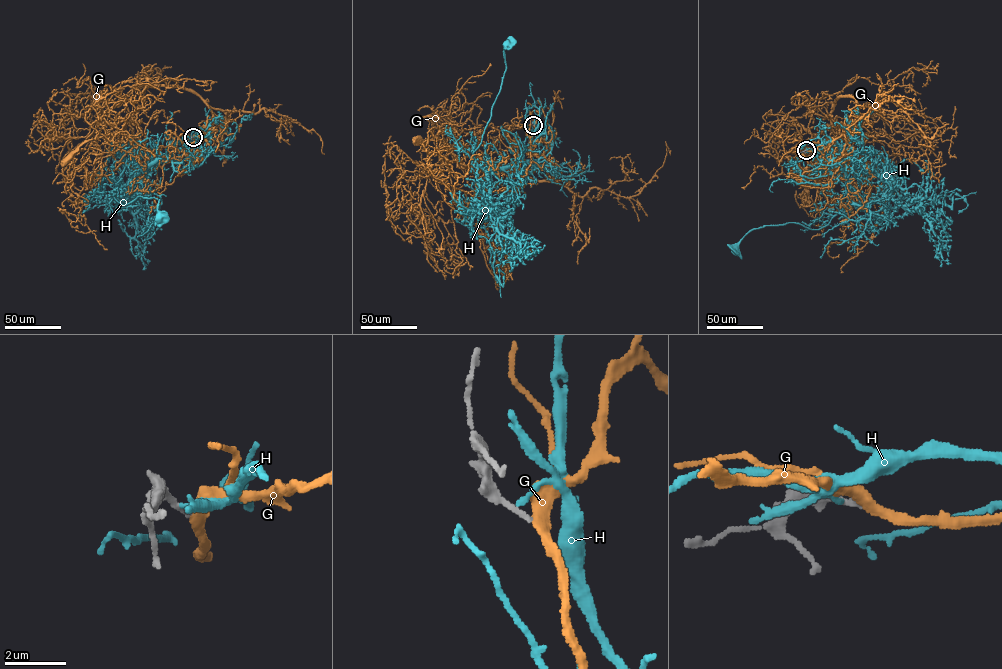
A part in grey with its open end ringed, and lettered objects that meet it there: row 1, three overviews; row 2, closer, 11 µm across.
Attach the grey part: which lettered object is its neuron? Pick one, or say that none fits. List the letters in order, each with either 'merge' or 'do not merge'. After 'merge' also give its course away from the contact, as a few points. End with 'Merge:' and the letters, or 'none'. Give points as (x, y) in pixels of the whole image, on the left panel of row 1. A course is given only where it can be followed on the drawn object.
G: merge | via (193, 137), (214, 120), (200, 97), (139, 85), (104, 113), (117, 131), (68, 157)
H: do not merge
Merge: G

